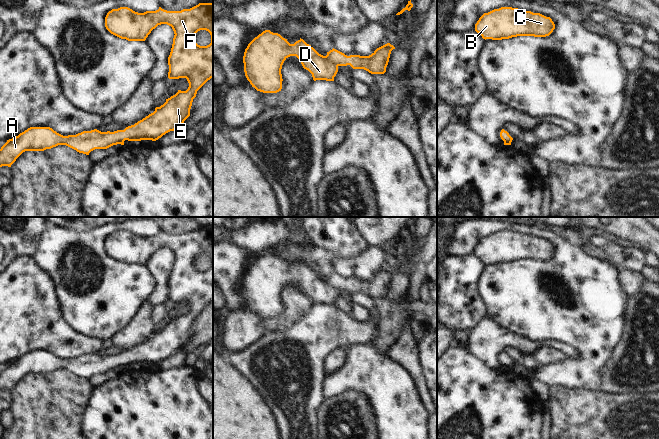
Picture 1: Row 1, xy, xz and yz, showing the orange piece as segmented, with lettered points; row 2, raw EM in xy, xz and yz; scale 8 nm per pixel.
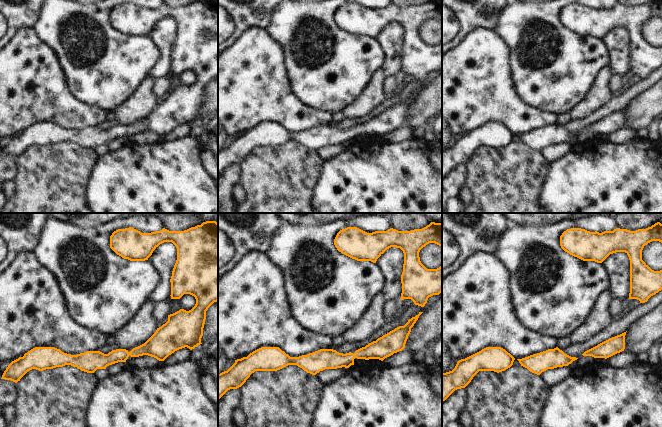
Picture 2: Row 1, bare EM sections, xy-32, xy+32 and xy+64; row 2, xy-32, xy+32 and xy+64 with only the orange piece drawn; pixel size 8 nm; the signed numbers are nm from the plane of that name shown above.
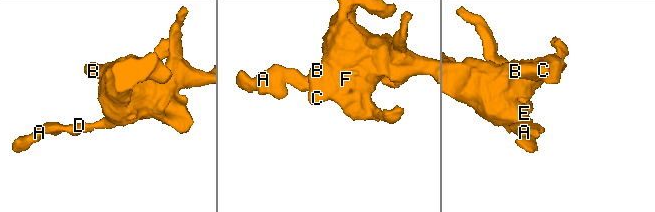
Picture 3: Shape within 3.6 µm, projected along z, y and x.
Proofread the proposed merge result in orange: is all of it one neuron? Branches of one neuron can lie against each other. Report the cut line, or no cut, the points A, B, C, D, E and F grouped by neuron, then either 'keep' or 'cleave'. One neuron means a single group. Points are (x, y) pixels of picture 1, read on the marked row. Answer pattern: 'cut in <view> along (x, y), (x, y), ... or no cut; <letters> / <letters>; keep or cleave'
no cut; A B C D E F; keep

